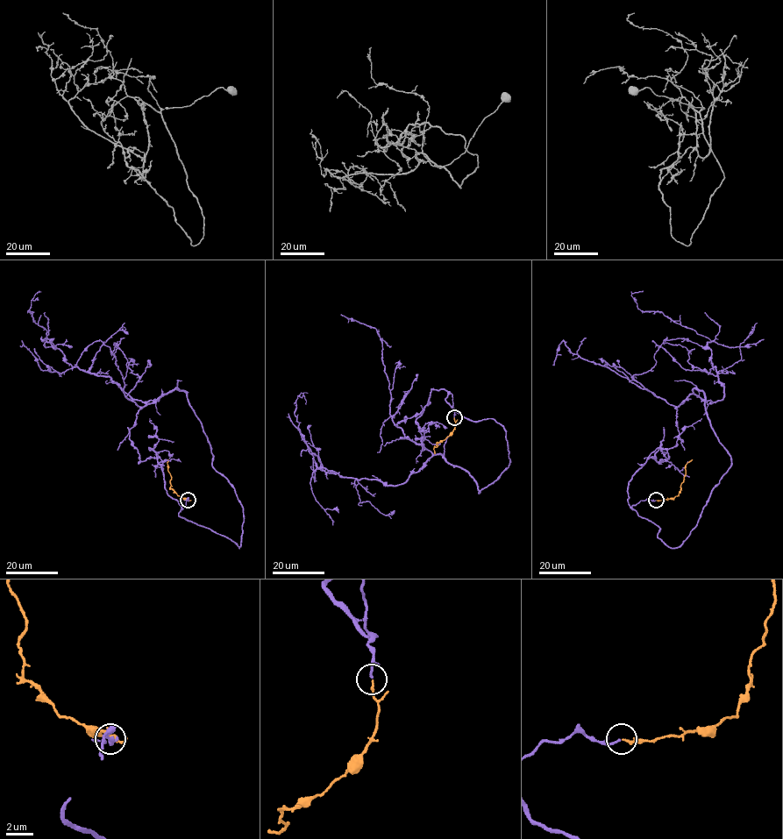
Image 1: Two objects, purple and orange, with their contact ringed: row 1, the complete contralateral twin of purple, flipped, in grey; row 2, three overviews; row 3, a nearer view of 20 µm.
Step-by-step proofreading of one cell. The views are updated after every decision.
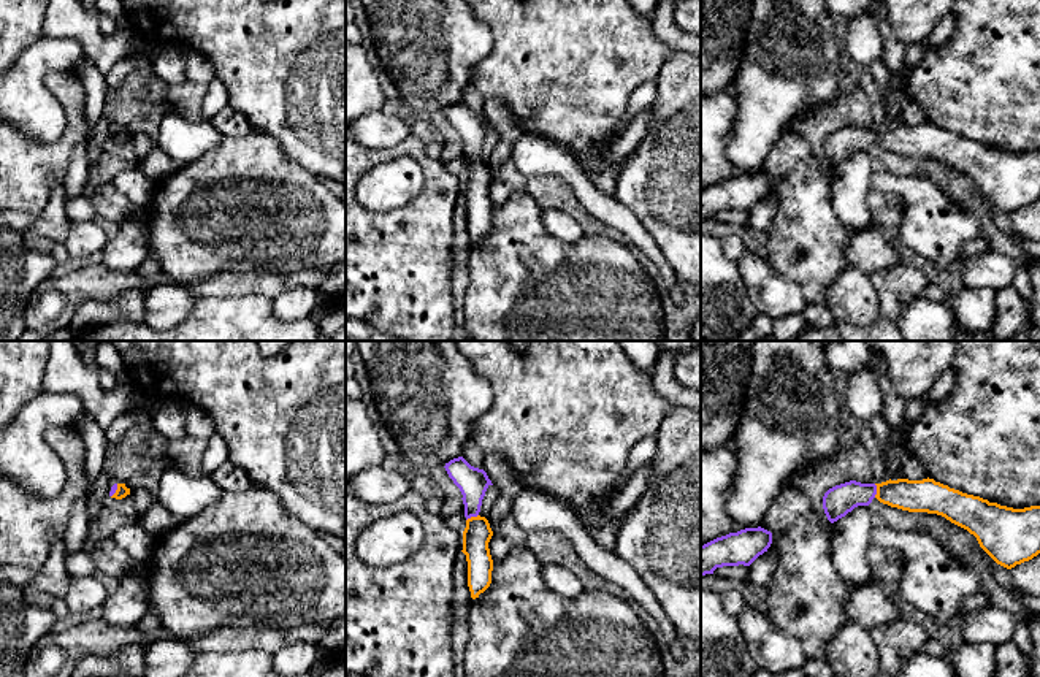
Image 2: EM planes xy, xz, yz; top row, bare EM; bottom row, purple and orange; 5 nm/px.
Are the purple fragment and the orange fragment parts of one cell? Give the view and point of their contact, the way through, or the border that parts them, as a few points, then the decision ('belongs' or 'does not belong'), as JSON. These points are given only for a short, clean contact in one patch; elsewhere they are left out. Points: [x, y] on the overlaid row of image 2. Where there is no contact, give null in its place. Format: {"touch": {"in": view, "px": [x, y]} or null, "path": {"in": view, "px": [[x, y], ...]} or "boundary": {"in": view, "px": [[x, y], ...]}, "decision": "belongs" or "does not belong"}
{"touch": {"in": "yz", "px": [875, 490]}, "path": {"in": "yz", "px": [[837, 501], [852, 493], [875, 490], [925, 495]]}, "decision": "belongs"}

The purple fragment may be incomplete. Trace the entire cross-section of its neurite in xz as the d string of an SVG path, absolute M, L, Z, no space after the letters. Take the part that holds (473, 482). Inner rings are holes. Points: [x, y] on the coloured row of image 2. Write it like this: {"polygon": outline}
{"polygon": "M463 457L450 460L444 468L463 495L466 528L461 552L468 561L471 598L476 599L491 583L493 560L488 542L493 531L488 520L480 517L479 512L485 491L493 484L484 469L471 466Z"}

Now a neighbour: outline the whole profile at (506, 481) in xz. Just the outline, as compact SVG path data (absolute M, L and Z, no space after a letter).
M498 453L484 458L484 471L498 493L496 503L487 518L488 523L496 523L510 514L515 498L525 487L510 463Z

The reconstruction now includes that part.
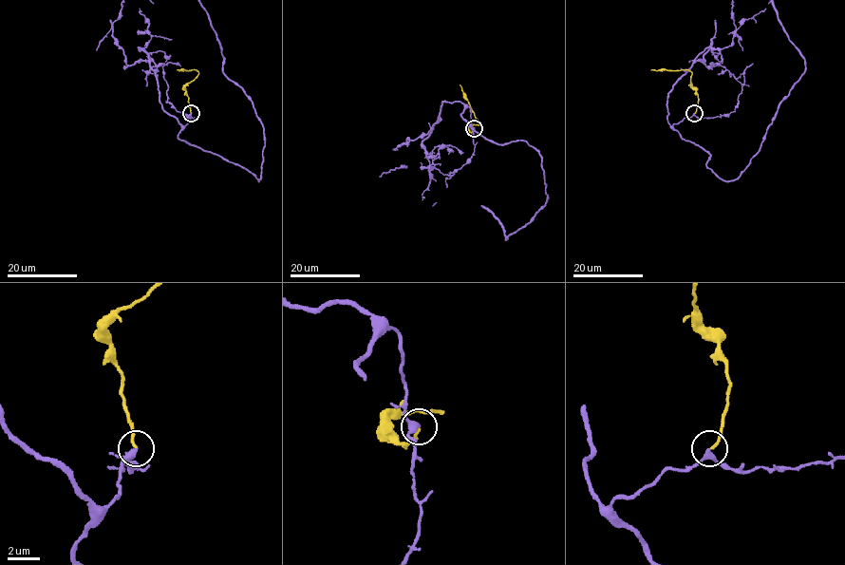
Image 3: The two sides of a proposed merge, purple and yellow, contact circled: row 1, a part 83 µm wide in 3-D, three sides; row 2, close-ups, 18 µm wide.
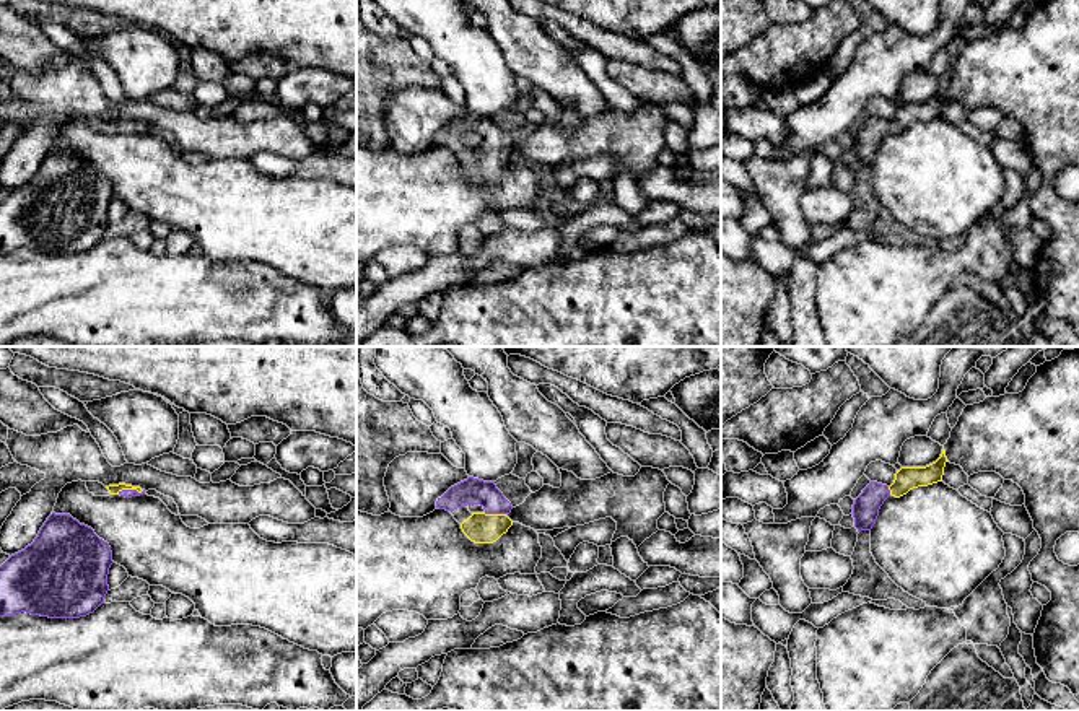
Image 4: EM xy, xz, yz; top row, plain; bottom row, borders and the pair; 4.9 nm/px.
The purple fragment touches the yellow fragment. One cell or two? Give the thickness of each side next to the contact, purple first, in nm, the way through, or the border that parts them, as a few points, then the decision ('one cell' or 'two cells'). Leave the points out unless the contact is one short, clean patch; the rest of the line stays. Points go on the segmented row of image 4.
130 nm thick on the purple side, 150 nm on the other; runs through xz (472, 490), (495, 513), (480, 527); one cell

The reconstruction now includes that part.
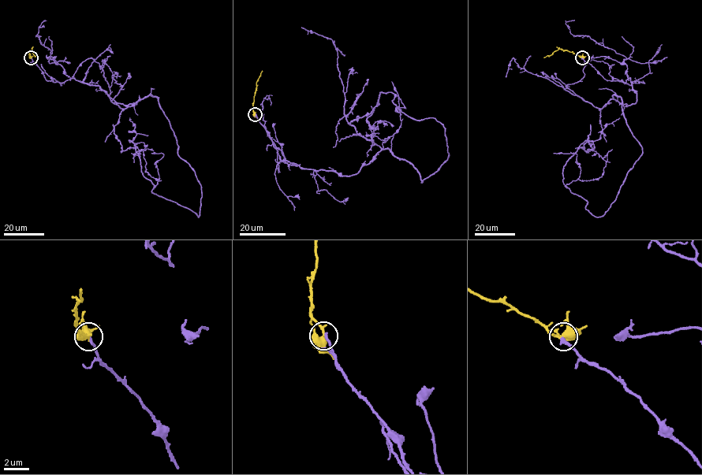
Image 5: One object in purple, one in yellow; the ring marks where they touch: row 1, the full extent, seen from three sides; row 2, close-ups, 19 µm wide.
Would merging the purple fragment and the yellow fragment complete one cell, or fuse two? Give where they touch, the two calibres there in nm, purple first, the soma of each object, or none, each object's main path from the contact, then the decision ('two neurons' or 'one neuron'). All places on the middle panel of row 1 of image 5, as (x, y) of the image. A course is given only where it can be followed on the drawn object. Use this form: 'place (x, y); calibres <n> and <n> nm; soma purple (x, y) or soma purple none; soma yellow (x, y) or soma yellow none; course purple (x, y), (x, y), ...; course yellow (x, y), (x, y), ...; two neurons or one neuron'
place (255, 114); calibres 240 and 400 nm; soma purple none; soma yellow none; course purple (255, 113), (281, 161), (352, 176), (387, 148), (421, 182), (448, 158), (445, 128), (380, 92), (367, 157); course yellow (255, 113), (252, 104), (256, 81), (262, 70); one neuron

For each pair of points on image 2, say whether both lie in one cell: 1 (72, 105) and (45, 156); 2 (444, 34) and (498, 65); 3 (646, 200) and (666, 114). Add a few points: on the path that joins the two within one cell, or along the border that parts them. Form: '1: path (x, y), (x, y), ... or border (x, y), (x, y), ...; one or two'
1: path (73, 119), (73, 133), (59, 148); one
2: border (484, 21), (492, 49), (471, 70), (468, 83); two
3: path (666, 179), (666, 135); one

